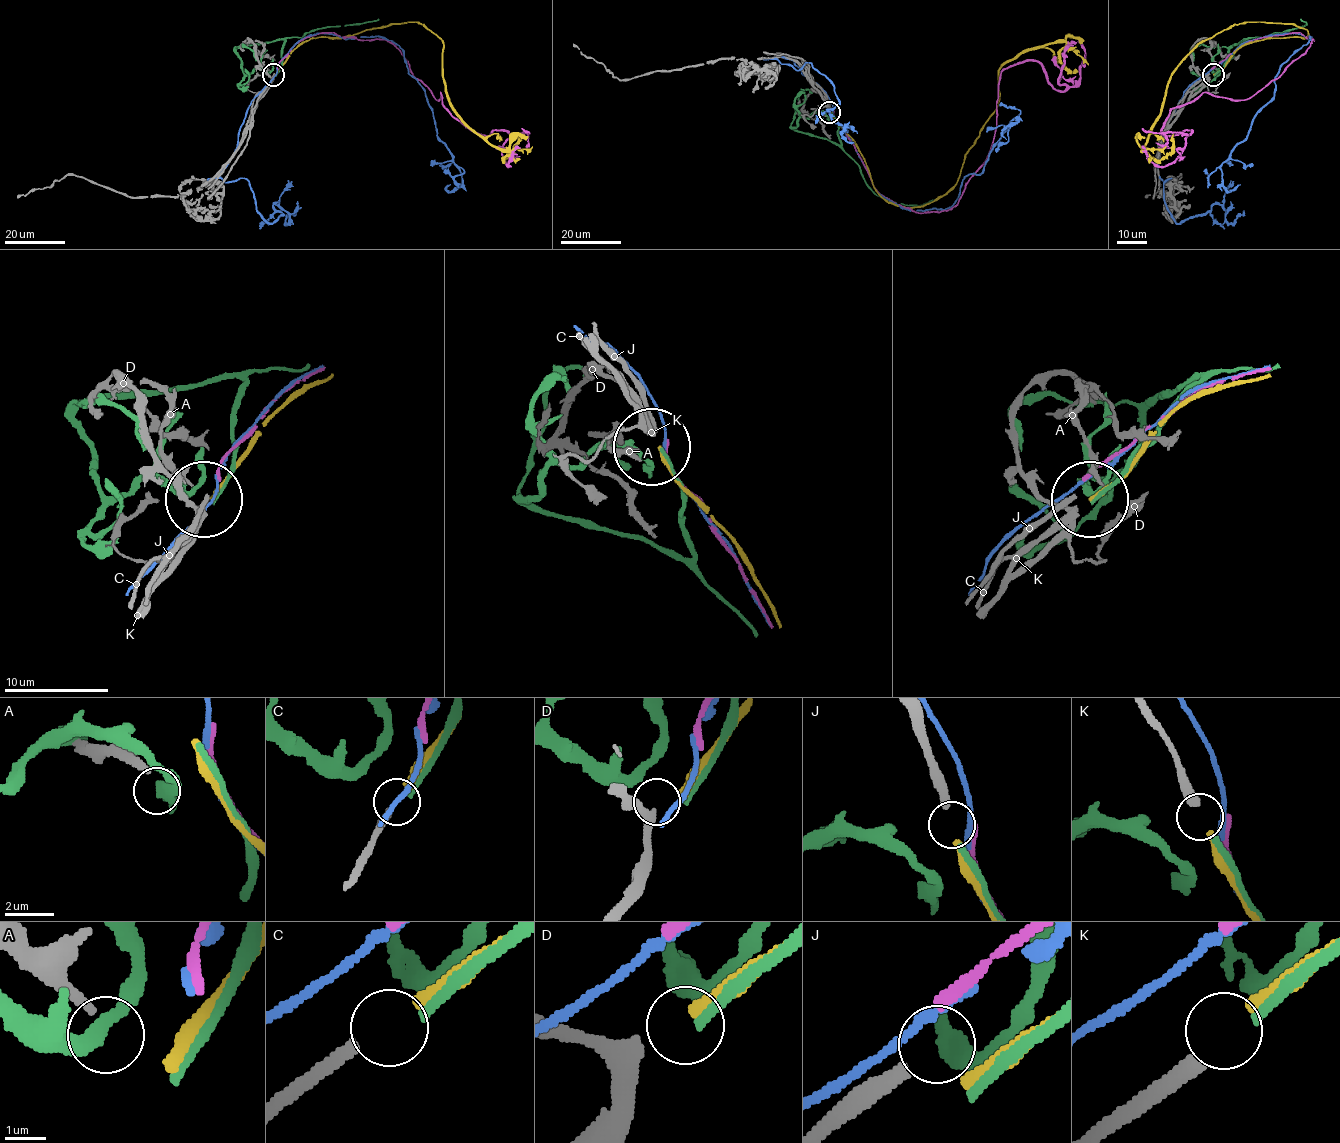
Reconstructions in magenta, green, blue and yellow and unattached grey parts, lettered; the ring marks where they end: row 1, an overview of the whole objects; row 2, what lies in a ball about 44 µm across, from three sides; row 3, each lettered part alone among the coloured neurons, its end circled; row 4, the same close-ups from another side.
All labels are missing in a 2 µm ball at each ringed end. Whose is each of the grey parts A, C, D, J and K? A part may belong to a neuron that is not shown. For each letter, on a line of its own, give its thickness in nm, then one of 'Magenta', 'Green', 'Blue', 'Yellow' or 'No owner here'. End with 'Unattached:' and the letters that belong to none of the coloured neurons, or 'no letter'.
A: Thickness 260 nm. No owner here
C: Thickness 240 nm. Yellow
D: Thickness 240 nm. No owner here
J: Thickness 360 nm. No owner here
K: Thickness 380 nm. Green
Unattached: A, D, J

